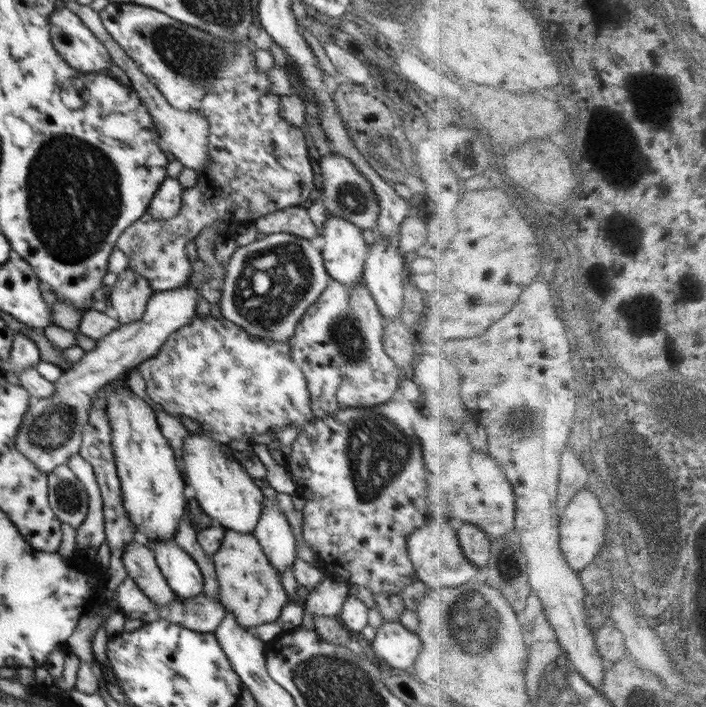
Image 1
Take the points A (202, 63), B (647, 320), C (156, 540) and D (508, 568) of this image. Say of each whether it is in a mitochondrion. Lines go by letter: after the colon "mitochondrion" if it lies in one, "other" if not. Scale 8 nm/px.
A: mitochondrion
B: mitochondrion
C: other
D: mitochondrion

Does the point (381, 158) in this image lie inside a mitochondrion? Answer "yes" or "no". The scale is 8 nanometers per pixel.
yes

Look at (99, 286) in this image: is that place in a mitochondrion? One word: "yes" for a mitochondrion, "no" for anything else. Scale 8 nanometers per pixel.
no

